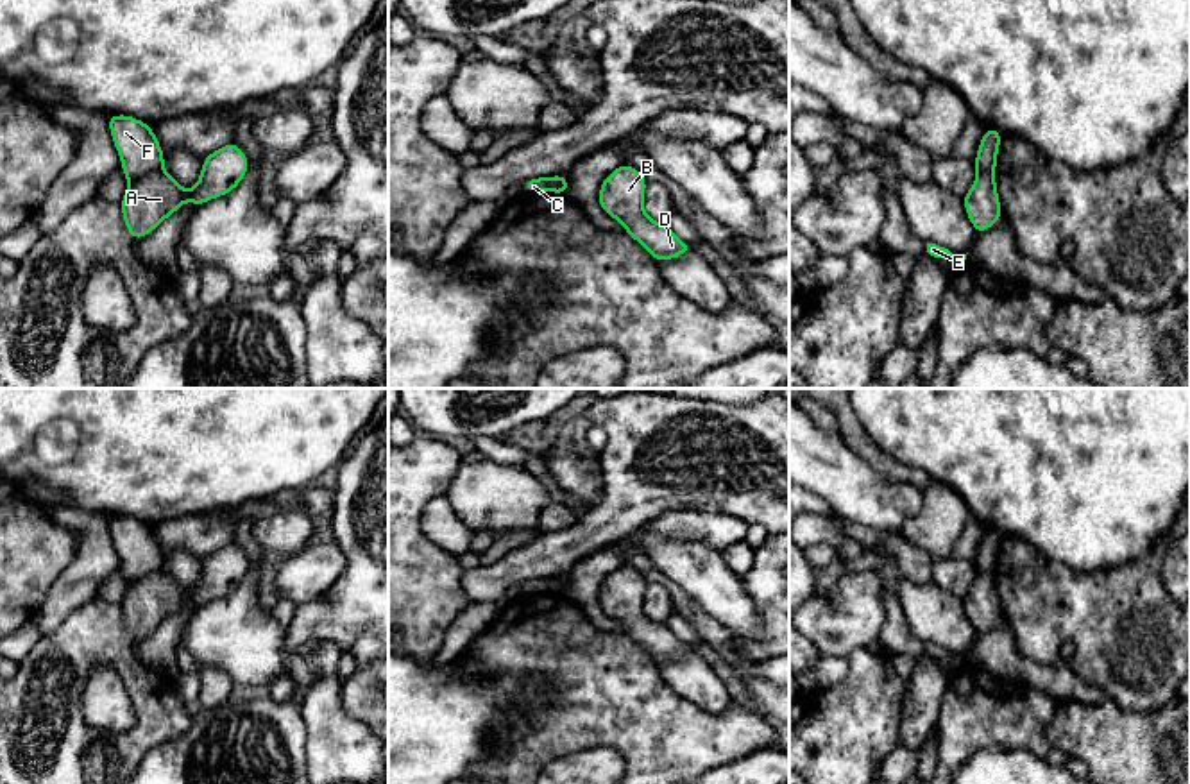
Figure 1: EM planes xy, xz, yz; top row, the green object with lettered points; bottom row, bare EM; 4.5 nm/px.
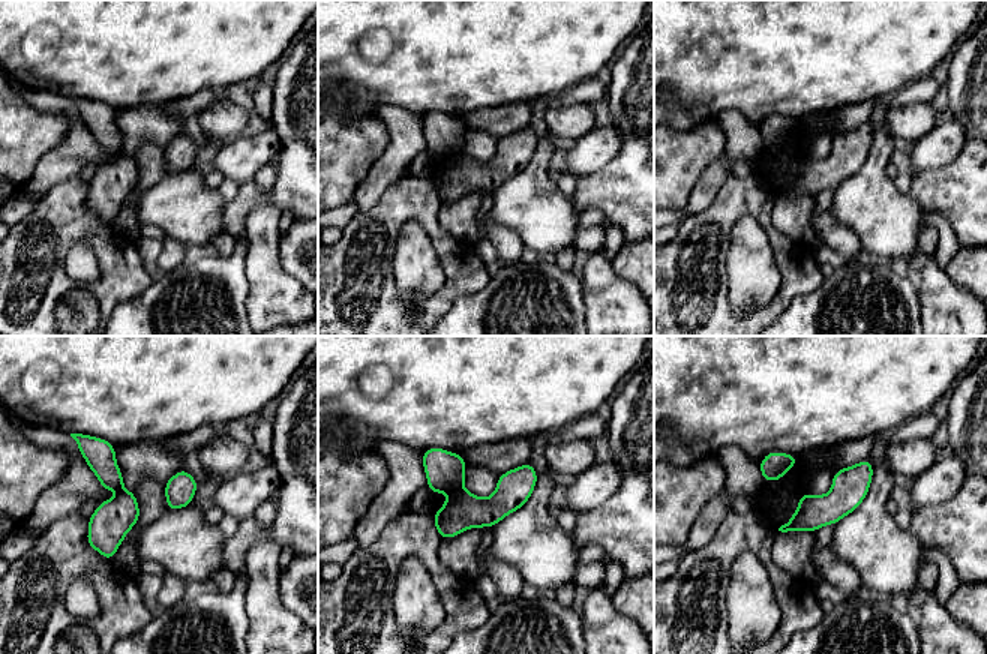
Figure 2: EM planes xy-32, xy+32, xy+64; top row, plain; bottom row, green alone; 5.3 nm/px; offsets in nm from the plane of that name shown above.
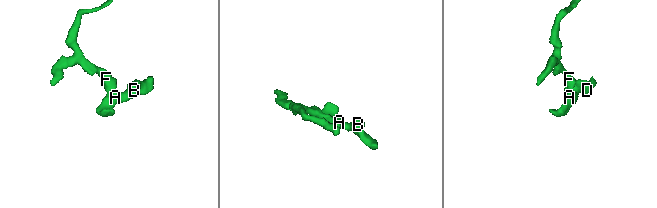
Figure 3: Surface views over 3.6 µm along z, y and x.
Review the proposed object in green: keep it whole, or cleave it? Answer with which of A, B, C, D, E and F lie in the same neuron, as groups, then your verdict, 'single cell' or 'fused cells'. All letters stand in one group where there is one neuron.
A B D E / C F; fused cells

